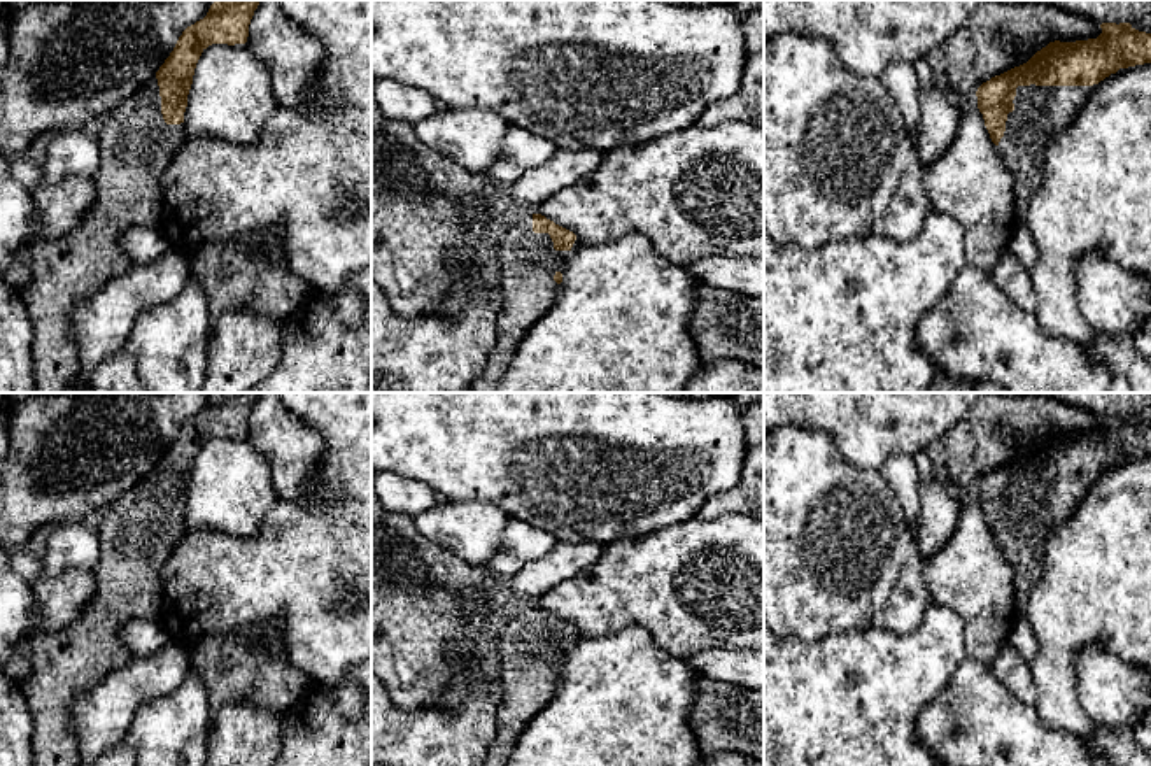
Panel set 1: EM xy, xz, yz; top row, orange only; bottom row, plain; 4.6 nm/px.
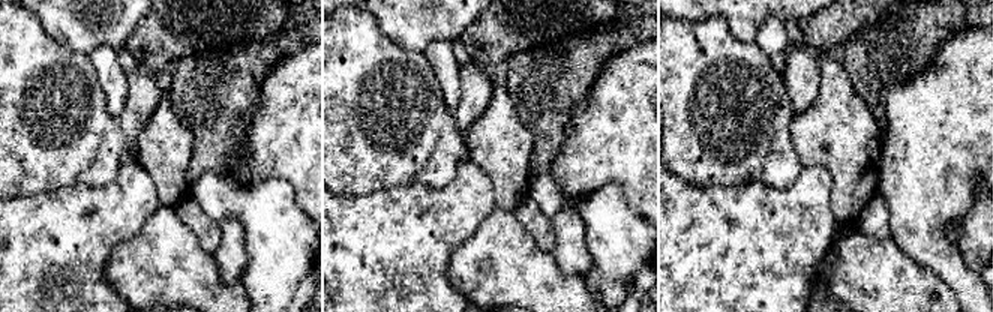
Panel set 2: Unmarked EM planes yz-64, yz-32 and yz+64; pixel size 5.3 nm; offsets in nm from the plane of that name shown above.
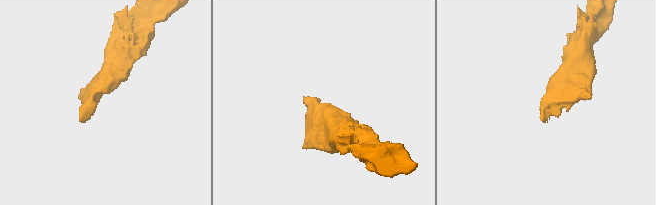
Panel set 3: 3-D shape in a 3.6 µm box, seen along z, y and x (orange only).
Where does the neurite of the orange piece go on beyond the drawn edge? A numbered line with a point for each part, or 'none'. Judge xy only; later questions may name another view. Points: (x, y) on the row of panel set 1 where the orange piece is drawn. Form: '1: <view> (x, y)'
1: xy (135, 144)

